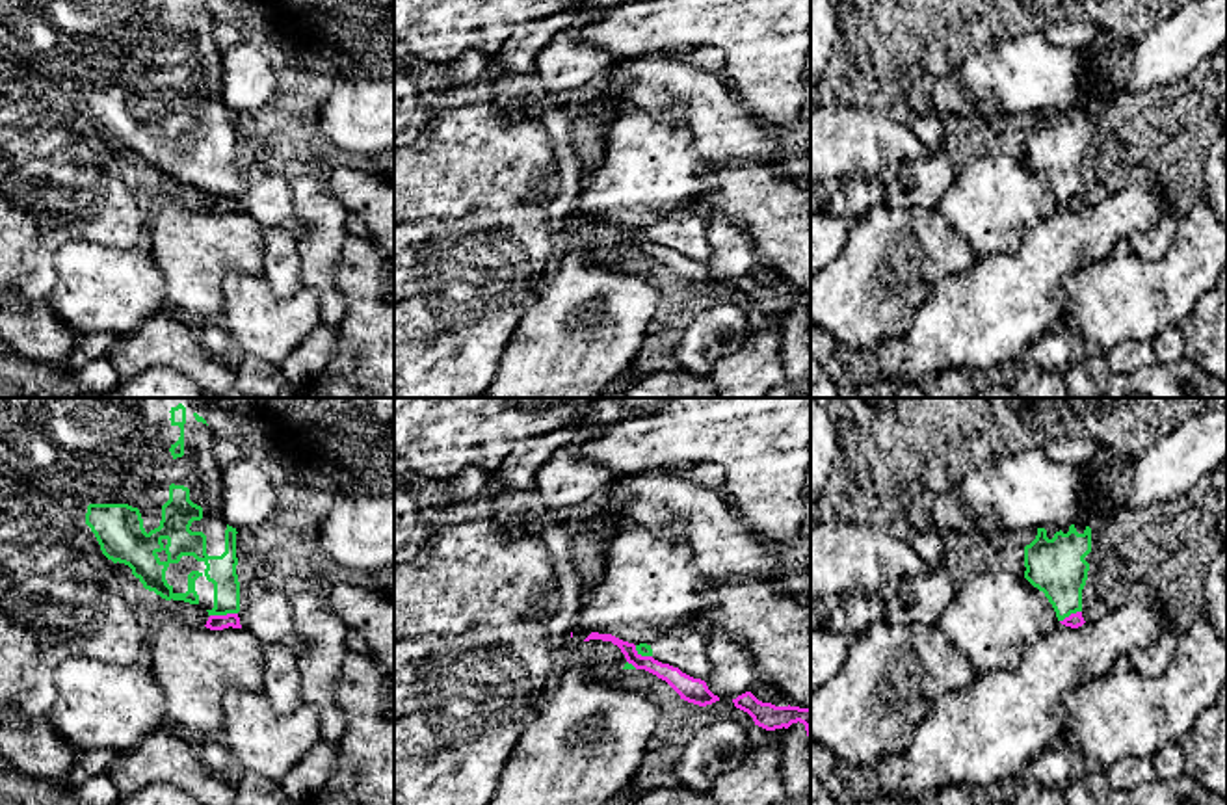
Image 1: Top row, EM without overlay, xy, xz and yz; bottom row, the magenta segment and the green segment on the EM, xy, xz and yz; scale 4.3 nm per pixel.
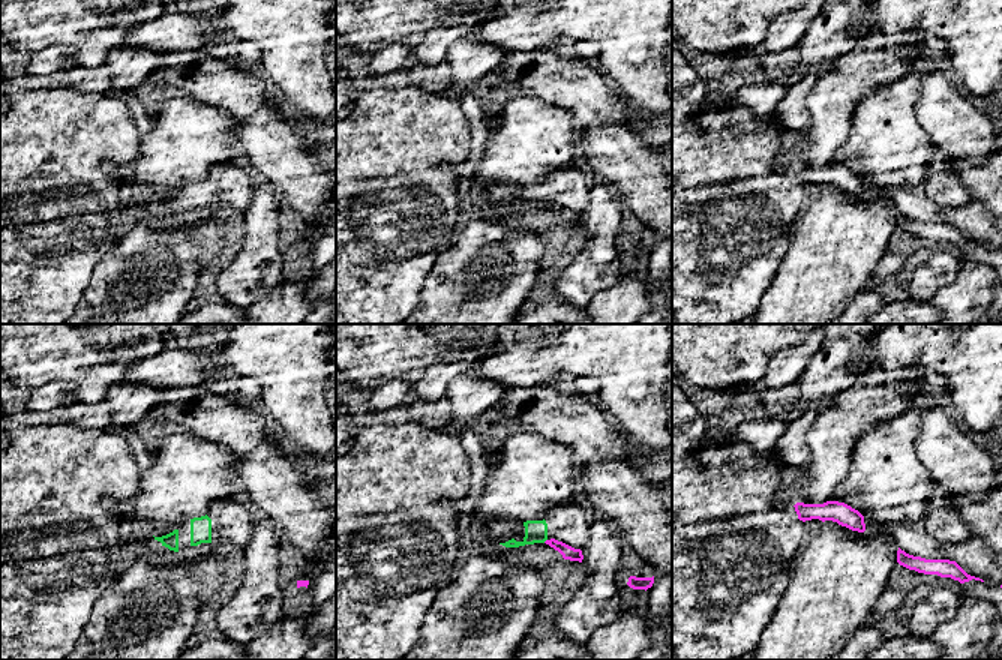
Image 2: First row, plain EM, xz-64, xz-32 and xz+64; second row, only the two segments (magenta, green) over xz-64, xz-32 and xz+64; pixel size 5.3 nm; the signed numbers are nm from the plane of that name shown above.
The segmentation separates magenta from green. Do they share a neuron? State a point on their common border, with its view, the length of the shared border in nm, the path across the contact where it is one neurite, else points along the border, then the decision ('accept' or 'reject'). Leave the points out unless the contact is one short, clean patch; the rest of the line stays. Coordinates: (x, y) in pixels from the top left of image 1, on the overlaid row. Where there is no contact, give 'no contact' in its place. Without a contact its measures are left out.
contact xy (224, 616); length 120 nm; border xy (237, 612), (211, 616); reject

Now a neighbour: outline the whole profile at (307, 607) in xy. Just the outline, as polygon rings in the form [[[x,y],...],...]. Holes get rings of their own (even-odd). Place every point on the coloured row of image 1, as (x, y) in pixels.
[[[296,593],[290,604],[294,627],[303,641],[297,656],[301,699],[318,708],[322,740],[336,744],[346,732],[346,716],[336,703],[336,686],[346,656],[348,628],[323,595]]]

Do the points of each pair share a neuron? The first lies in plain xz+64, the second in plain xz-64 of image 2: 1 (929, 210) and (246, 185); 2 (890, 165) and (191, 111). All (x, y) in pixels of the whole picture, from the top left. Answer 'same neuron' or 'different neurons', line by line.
1: same neuron
2: same neuron

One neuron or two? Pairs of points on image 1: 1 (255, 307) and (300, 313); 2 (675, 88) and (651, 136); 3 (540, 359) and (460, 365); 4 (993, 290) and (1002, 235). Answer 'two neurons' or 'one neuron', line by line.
1: one neuron
2: two neurons
3: two neurons
4: two neurons

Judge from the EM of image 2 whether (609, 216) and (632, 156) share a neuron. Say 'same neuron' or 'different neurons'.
different neurons

